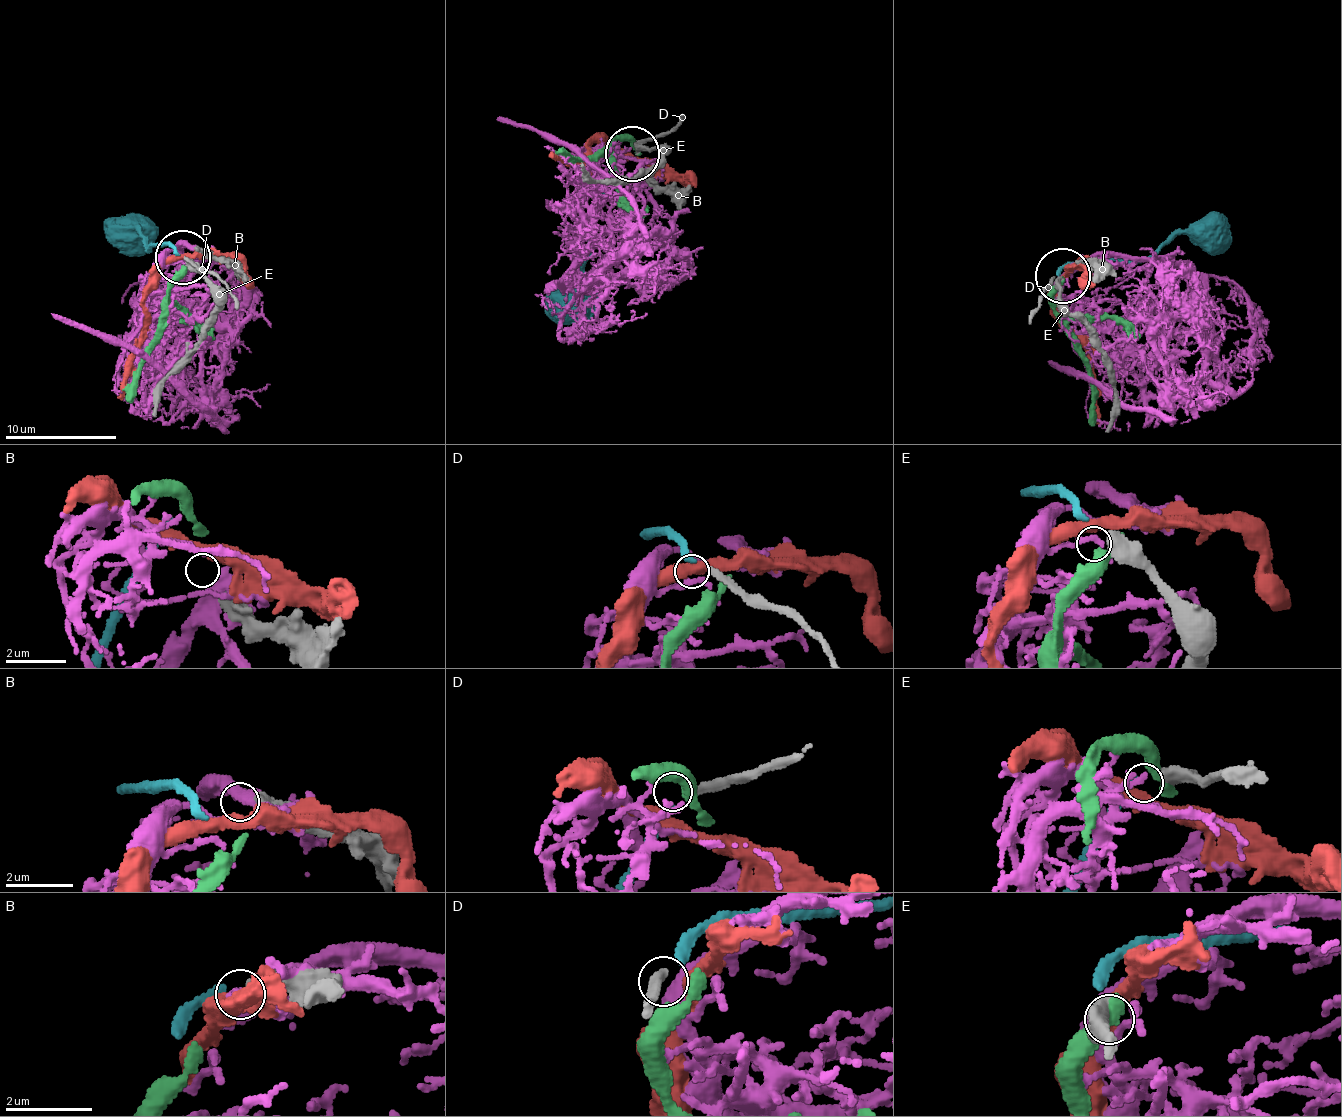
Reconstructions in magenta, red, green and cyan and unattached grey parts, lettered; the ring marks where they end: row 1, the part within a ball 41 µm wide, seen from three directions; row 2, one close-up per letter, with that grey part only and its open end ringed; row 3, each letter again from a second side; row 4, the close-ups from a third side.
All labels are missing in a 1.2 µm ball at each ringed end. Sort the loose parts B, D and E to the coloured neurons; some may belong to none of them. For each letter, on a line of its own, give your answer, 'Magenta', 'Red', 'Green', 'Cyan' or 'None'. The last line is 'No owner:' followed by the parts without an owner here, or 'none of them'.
B: None
D: Cyan
E: None
No owner: B, E

